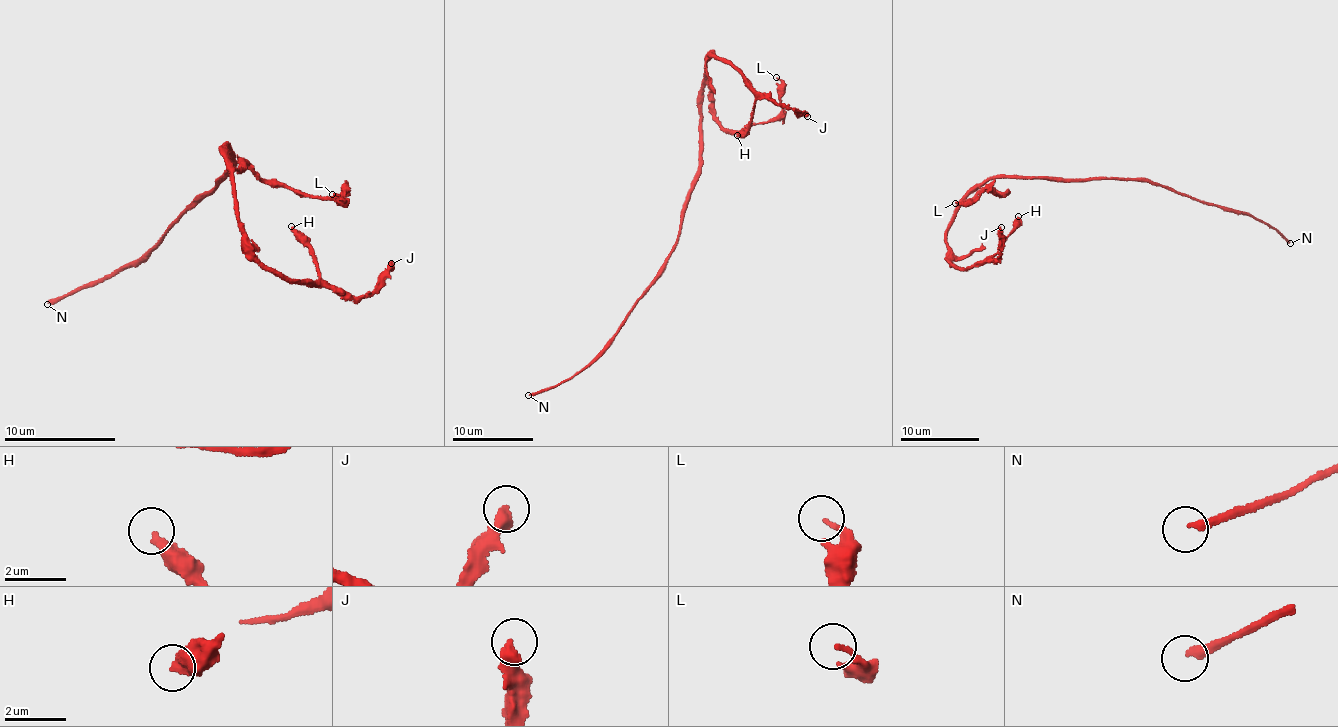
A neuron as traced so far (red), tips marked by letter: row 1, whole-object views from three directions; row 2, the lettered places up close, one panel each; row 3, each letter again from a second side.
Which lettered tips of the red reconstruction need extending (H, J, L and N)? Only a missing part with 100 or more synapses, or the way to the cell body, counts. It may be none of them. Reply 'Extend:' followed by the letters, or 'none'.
Extend: N

